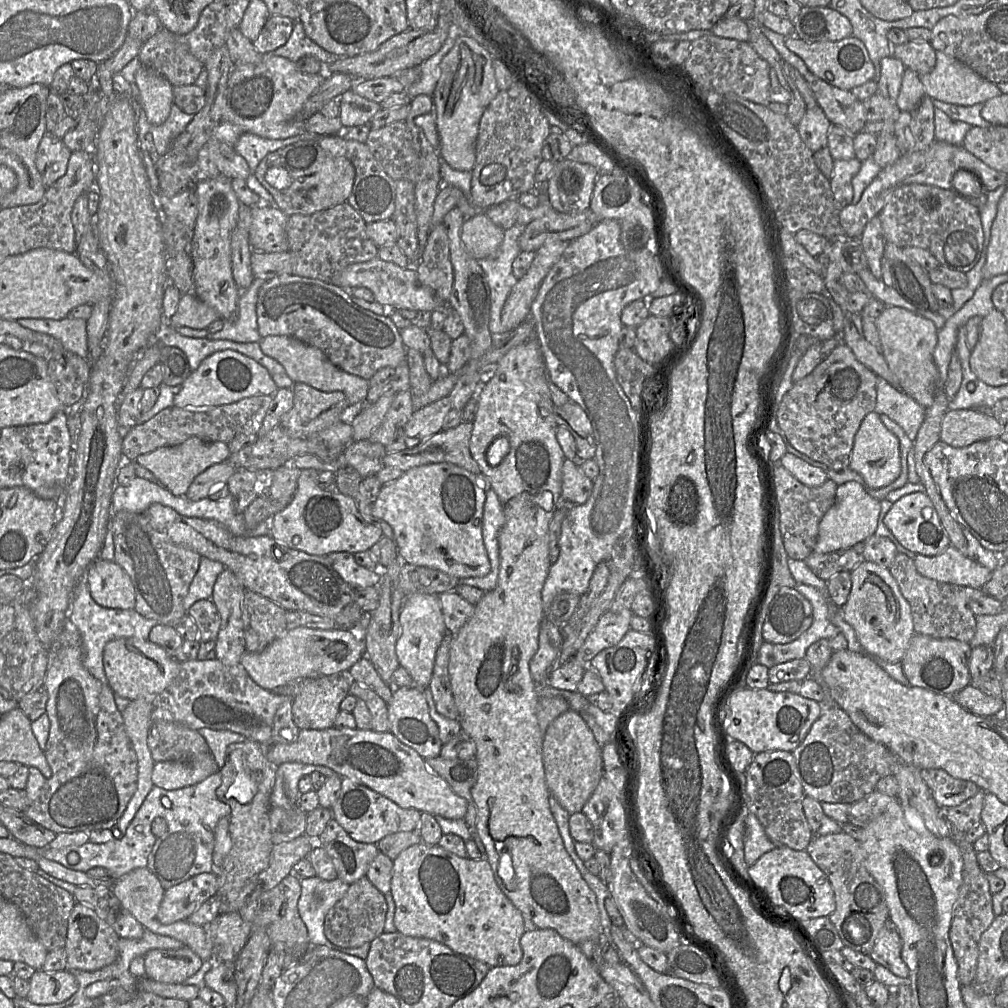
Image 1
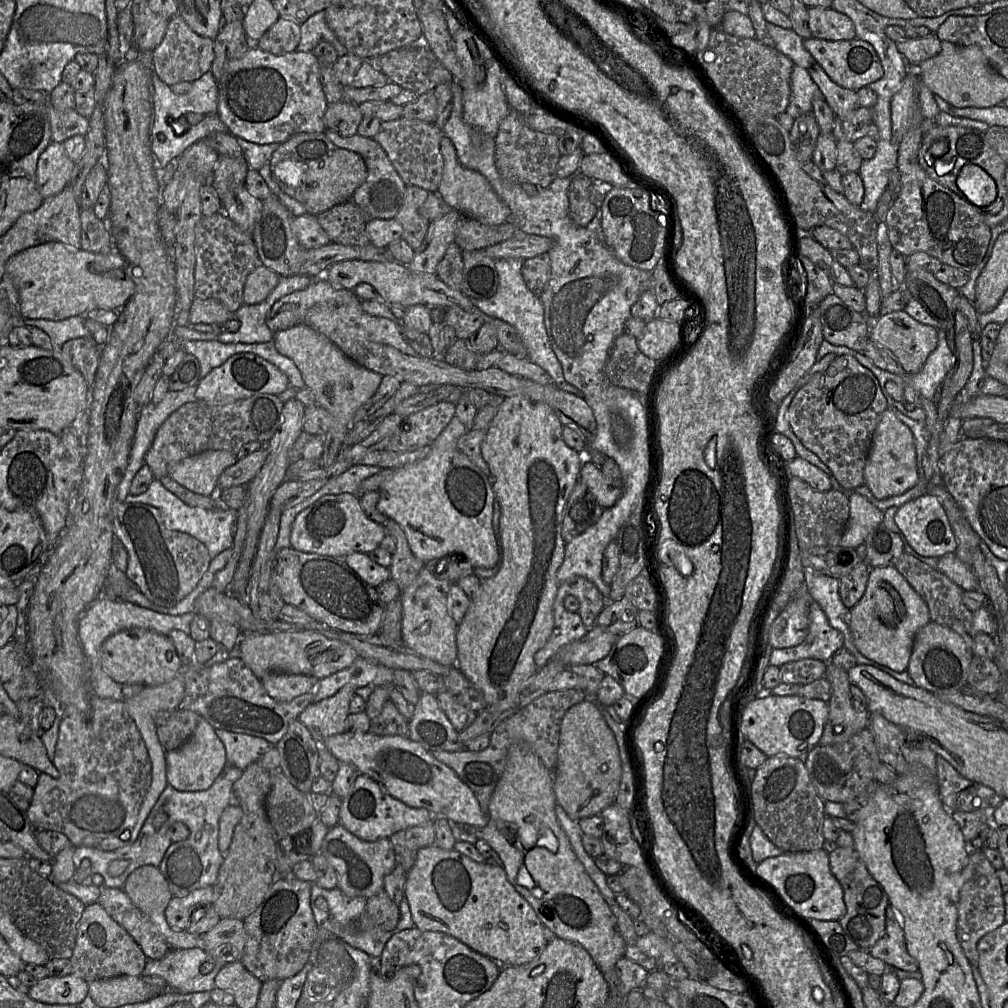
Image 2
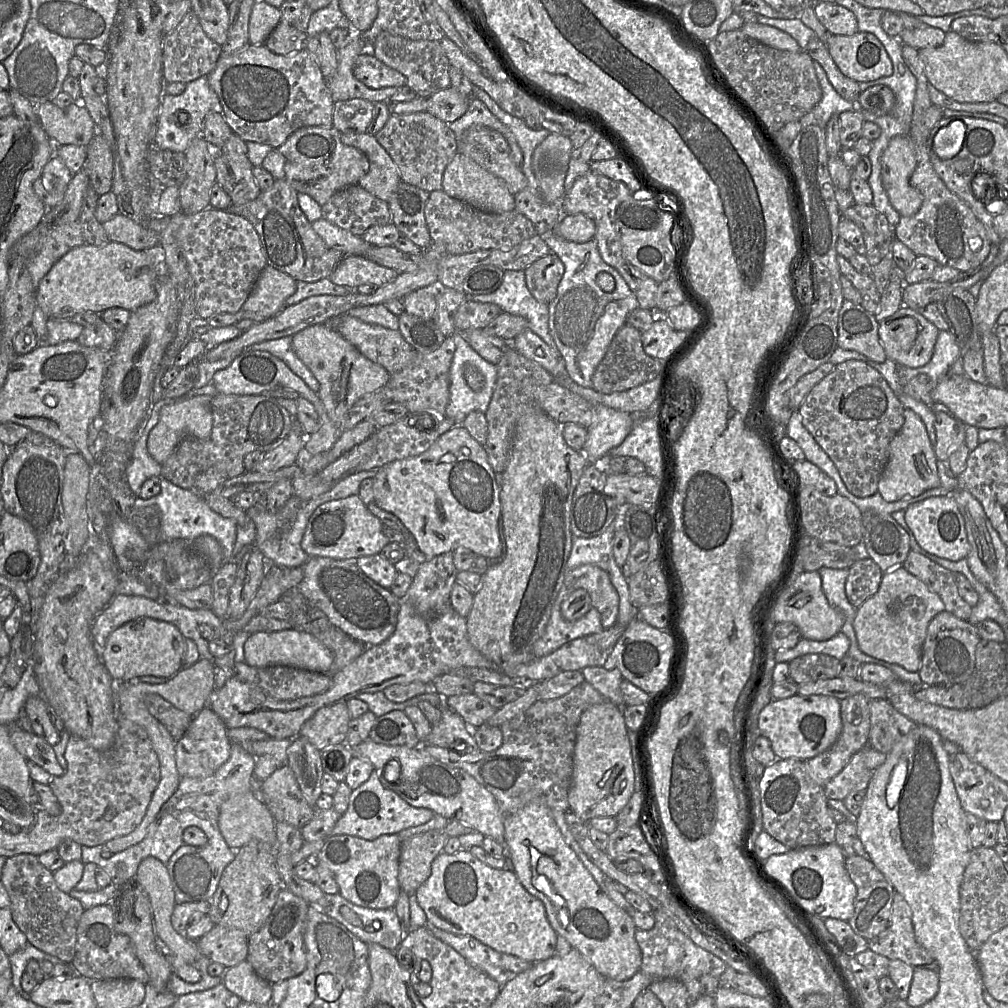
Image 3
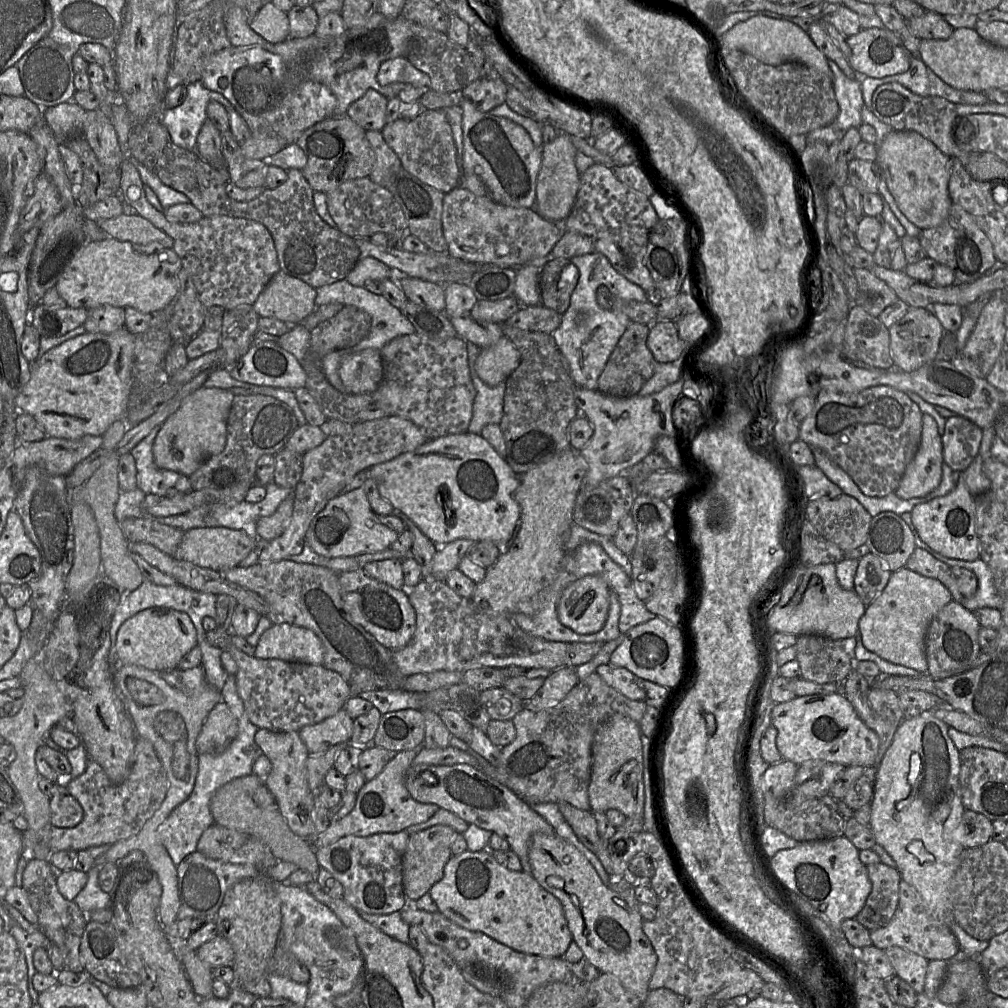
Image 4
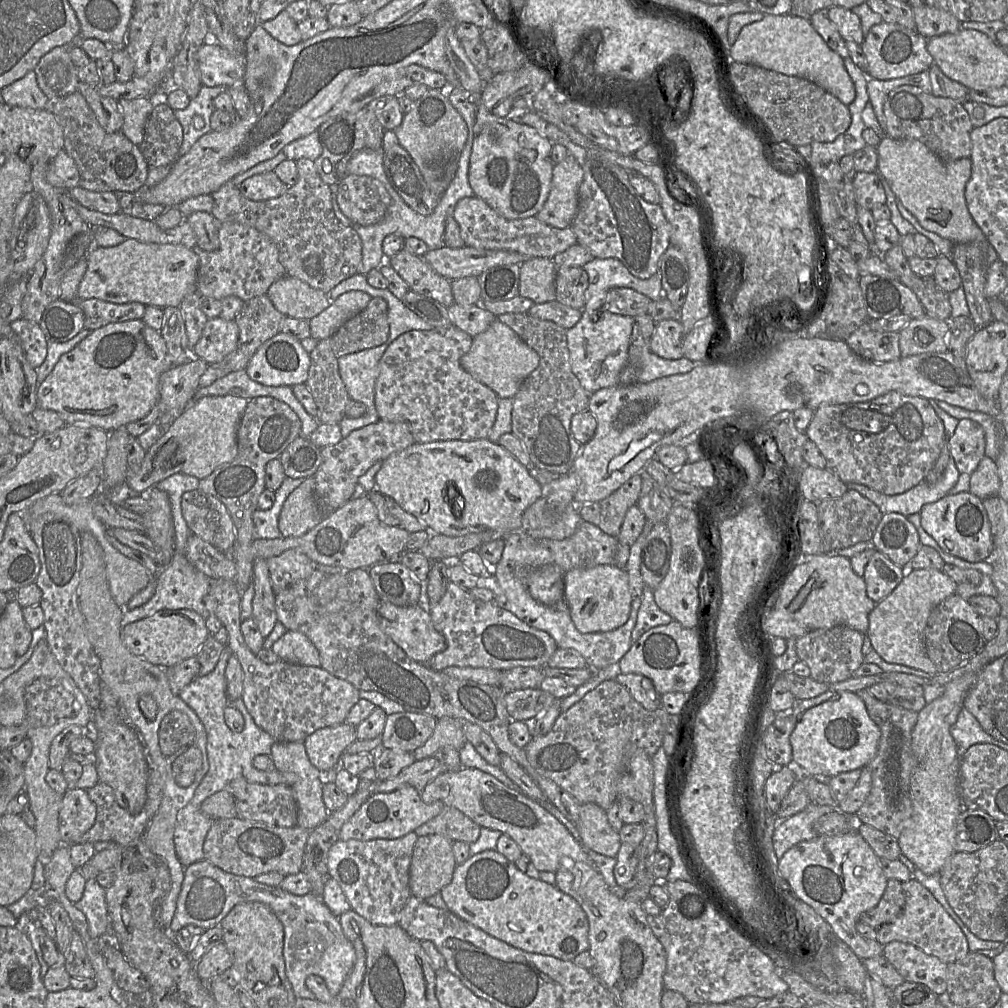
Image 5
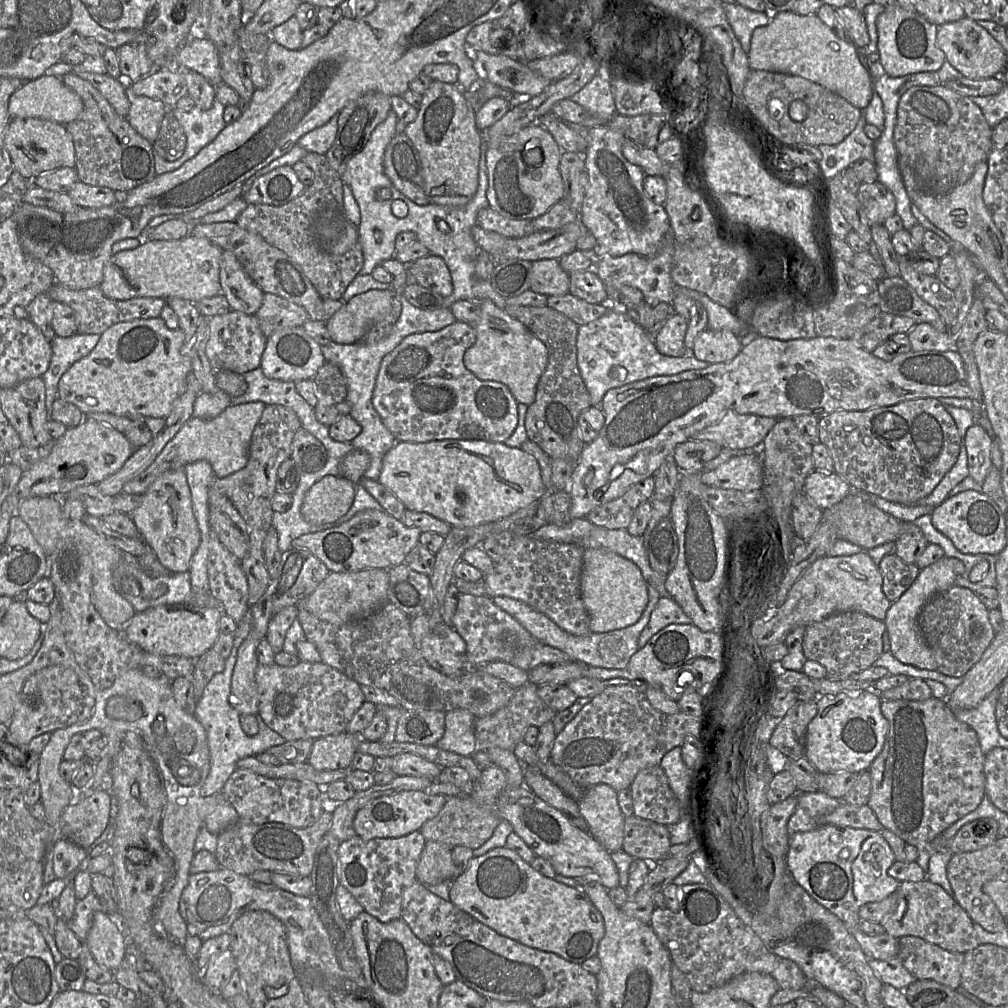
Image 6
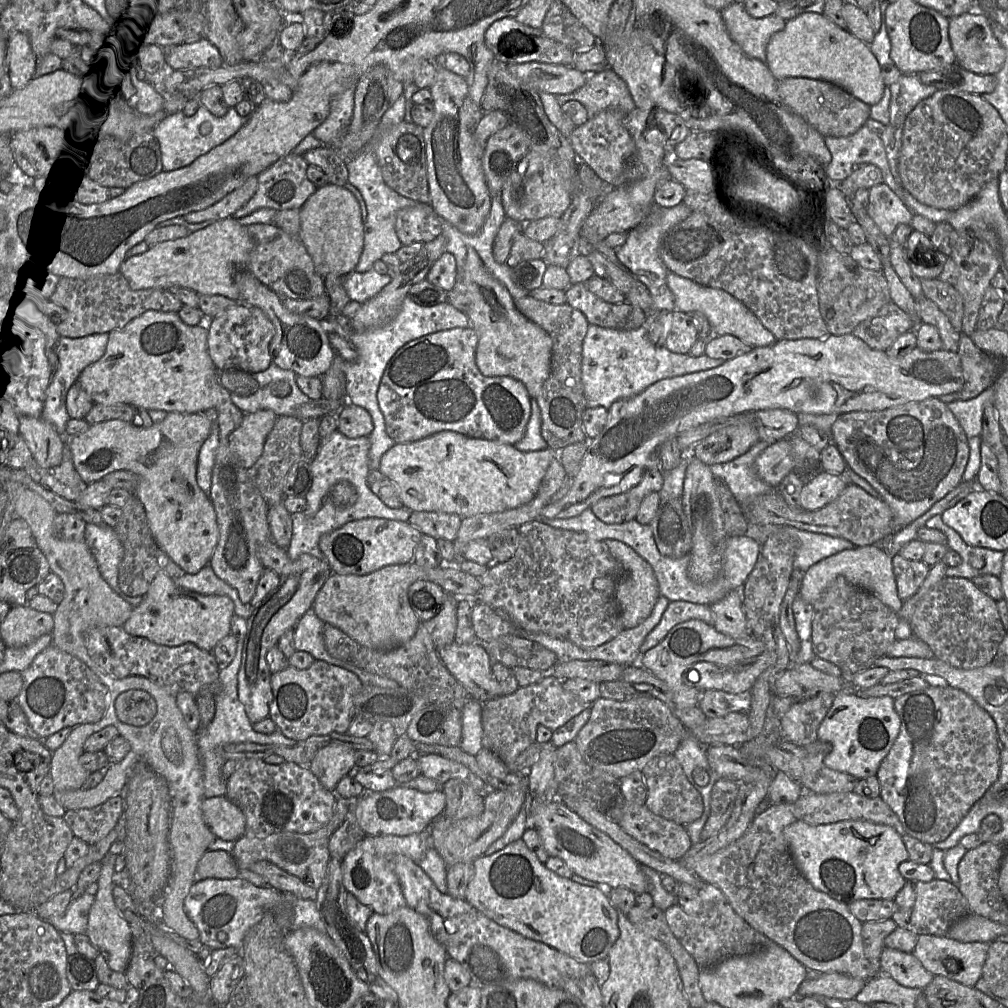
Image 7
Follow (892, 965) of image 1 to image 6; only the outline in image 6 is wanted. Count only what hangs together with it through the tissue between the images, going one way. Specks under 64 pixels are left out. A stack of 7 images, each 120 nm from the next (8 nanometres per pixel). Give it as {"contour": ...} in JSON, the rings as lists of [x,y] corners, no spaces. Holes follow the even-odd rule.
{"contour":[[[924,879],[919,882],[903,881],[897,889],[896,909],[880,923],[885,933],[899,939],[916,936],[950,952],[966,953],[980,944],[974,922],[968,913],[940,885]]]}

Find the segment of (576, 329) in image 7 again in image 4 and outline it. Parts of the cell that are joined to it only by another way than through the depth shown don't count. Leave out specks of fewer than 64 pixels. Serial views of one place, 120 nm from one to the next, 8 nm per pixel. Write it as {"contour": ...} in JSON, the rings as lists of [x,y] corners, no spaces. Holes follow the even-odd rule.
{"contour":[[[497,324],[520,353],[519,366],[505,382],[503,416],[499,427],[506,445],[504,459],[516,474],[522,475],[571,449],[568,426],[580,415],[574,396],[577,385],[552,334]]]}

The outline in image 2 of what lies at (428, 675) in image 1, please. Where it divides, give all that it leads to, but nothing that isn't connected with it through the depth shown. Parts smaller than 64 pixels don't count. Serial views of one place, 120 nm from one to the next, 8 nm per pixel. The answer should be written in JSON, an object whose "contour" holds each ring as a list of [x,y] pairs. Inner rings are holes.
{"contour":[[[423,566],[400,595],[402,644],[415,654],[445,666],[455,666],[457,660],[458,625],[451,617],[448,608],[450,586],[450,582],[436,578]]]}

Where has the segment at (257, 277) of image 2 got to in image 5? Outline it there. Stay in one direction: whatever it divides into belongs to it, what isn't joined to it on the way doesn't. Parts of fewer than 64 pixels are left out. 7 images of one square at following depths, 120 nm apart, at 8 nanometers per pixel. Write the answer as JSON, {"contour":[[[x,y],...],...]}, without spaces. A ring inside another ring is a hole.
{"contour":[[[287,275],[275,281],[266,295],[280,313],[295,319],[310,320],[333,302],[322,291]]]}

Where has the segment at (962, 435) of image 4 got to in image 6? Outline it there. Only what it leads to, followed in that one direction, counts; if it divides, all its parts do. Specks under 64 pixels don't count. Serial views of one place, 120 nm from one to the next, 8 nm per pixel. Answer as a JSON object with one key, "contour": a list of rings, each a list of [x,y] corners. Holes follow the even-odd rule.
{"contour":[[[978,424],[969,427],[963,437],[969,476],[980,485],[993,467],[991,460],[992,443],[993,440],[989,433]]]}

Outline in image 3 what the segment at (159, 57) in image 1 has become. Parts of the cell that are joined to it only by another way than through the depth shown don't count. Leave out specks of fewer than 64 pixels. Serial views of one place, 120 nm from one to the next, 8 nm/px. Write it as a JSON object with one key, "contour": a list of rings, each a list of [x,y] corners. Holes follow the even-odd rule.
{"contour":[[[189,11],[180,23],[162,39],[162,71],[164,81],[189,83],[207,76],[222,57],[221,45],[204,32],[197,15]]]}

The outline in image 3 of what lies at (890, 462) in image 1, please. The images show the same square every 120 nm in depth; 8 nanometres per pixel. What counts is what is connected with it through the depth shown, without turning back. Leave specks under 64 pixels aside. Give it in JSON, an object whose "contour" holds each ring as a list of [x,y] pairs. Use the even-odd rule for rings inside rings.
{"contour":[[[911,409],[904,411],[904,424],[889,445],[888,462],[878,483],[878,490],[886,502],[911,499],[940,485],[934,446],[920,416]]]}

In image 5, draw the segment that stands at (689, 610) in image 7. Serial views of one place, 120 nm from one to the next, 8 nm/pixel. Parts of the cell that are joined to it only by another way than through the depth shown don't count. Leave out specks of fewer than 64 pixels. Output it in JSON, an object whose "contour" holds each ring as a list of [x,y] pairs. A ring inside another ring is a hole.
{"contour":[[[645,585],[642,601],[639,607],[636,624],[632,631],[632,641],[636,642],[648,630],[662,625],[668,625],[673,618],[663,612],[656,604],[653,590]]]}

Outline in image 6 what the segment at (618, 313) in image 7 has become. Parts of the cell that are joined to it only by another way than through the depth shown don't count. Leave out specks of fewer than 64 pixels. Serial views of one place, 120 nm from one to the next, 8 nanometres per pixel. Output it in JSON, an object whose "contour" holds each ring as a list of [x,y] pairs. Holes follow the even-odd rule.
{"contour":[[[570,293],[548,297],[546,306],[565,315],[578,326],[587,325],[613,309],[609,303],[590,304]]]}

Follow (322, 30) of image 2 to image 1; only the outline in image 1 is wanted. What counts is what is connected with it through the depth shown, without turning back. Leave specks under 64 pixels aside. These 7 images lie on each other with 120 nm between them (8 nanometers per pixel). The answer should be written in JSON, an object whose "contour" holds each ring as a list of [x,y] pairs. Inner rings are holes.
{"contour":[[[294,22],[293,31],[288,41],[281,47],[272,51],[275,56],[286,58],[294,63],[297,63],[304,57],[314,57],[321,63],[331,65],[335,61],[341,59],[336,55],[325,51],[318,46],[310,38],[308,38],[304,32],[301,22]]]}

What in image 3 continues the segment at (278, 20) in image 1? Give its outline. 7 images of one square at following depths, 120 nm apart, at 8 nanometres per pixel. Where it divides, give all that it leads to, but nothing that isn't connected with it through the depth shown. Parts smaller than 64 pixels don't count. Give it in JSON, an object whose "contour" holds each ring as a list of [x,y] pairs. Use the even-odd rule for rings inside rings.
{"contour":[[[280,21],[268,36],[264,45],[275,54],[287,55],[307,49],[307,42],[306,32]]]}

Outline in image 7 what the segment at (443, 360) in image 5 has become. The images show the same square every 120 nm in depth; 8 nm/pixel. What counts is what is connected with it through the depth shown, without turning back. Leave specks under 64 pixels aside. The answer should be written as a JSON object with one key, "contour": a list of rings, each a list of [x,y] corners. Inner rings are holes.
{"contour":[[[453,328],[439,331],[412,340],[402,346],[388,362],[377,391],[377,401],[379,409],[384,417],[385,430],[387,435],[395,443],[410,443],[421,440],[441,431],[454,431],[471,438],[486,439],[502,444],[515,445],[521,440],[526,432],[526,427],[531,415],[531,397],[529,396],[524,384],[516,379],[507,376],[485,377],[479,371],[475,363],[475,353],[478,344],[478,337],[474,329]]]}

